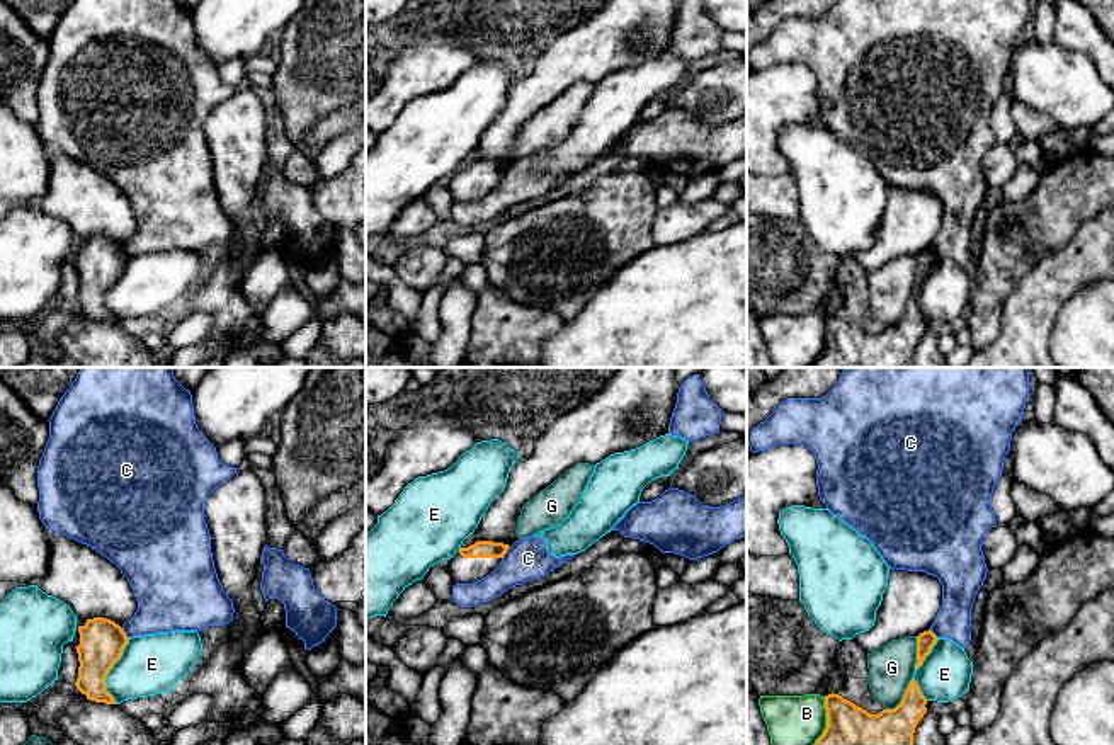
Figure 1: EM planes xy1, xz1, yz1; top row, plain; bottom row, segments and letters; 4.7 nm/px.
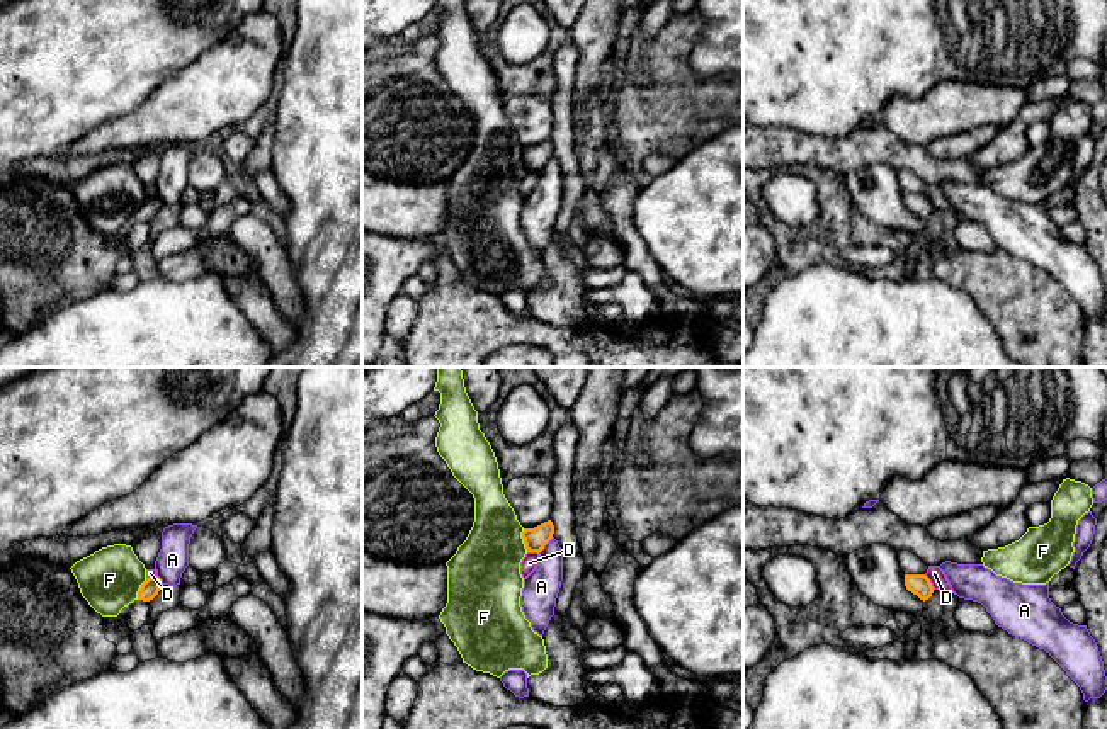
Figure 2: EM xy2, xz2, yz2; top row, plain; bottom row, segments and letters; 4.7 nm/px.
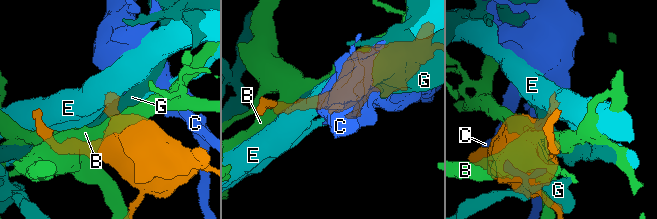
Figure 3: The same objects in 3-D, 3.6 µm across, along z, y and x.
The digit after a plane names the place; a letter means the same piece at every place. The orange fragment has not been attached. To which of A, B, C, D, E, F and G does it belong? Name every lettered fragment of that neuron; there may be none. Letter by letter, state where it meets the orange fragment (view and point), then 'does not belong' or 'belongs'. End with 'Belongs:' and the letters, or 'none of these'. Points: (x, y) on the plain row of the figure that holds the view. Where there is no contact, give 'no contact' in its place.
A: xz2 (544, 163) | does not belong
B: yz1 (827, 342) | does not belong
C: xz1 (505, 170) | does not belong
D: yz2 (929, 201) | does not belong
E: xy1 (109, 288) | does not belong
F: xz2 (524, 160) | does not belong
G: yz1 (903, 317) | does not belong
Belongs: none of these

